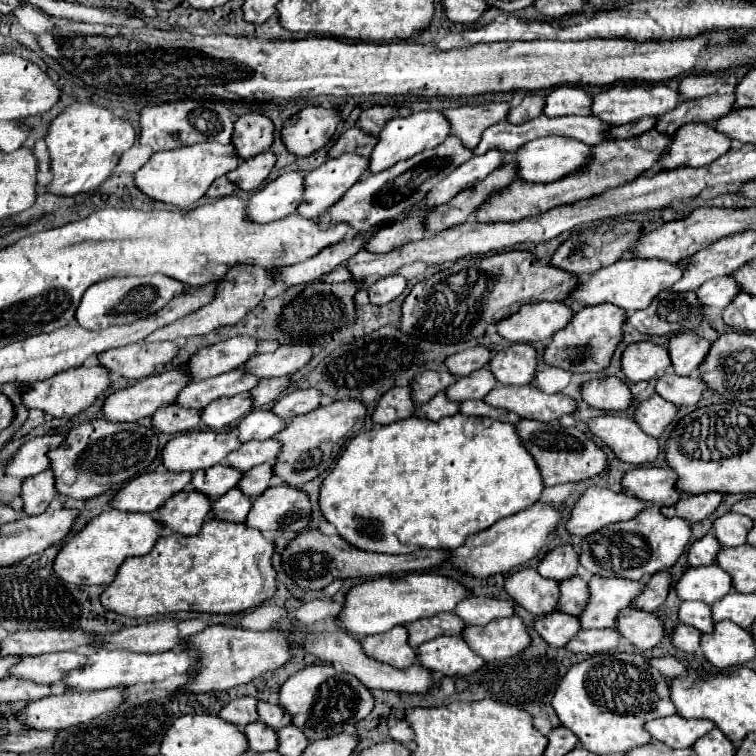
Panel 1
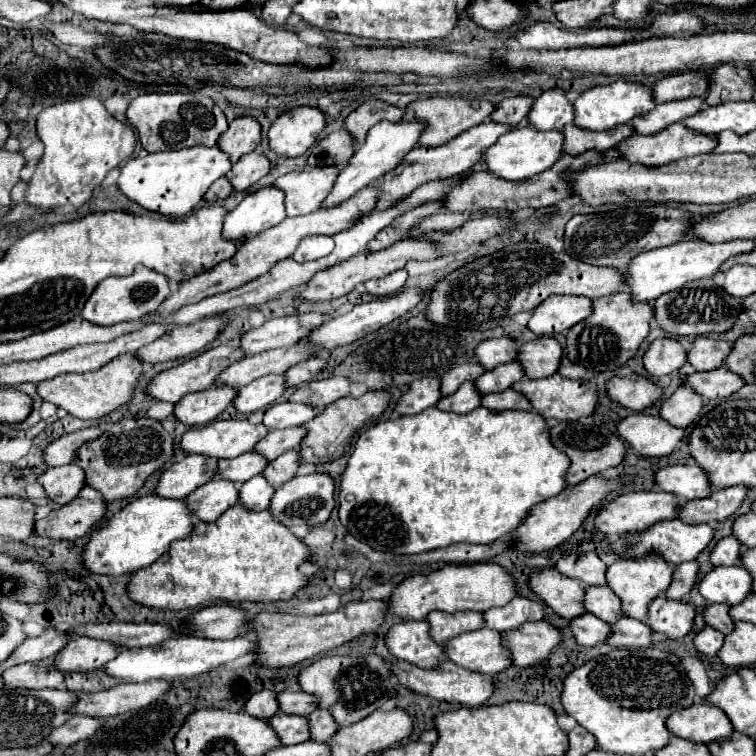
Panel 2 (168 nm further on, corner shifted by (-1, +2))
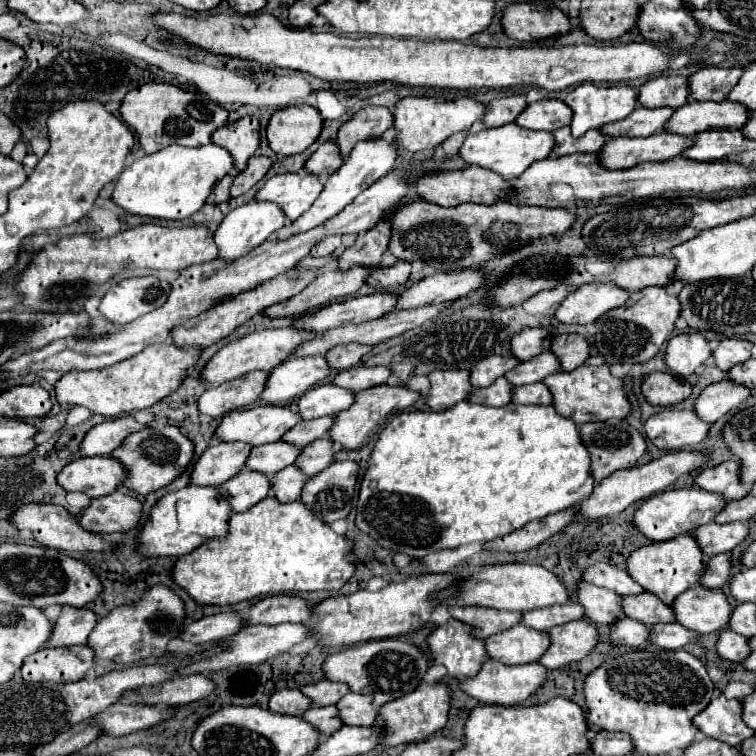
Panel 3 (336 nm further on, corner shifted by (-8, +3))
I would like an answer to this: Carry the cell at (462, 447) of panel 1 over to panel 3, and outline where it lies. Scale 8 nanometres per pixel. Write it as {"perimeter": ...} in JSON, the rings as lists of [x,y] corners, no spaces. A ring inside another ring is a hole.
{"perimeter":[[[469,401],[457,403],[455,407],[449,407],[445,411],[409,411],[409,413],[399,413],[395,415],[389,425],[383,429],[383,433],[379,435],[373,453],[371,453],[371,465],[363,477],[361,483],[361,491],[359,491],[359,501],[357,501],[357,519],[355,525],[369,533],[375,541],[379,541],[383,547],[397,551],[397,553],[407,553],[415,559],[423,559],[435,551],[443,551],[443,549],[455,549],[467,543],[475,543],[475,541],[491,541],[497,537],[505,537],[513,531],[517,531],[519,527],[527,525],[529,521],[535,519],[543,519],[551,513],[557,513],[561,509],[573,507],[581,501],[585,501],[595,487],[595,479],[591,475],[591,457],[589,451],[585,447],[585,443],[581,441],[579,435],[579,427],[575,423],[571,423],[571,419],[559,415],[555,411],[555,407],[545,407],[545,405],[517,405],[517,403],[509,403],[505,407],[487,407],[487,405],[475,405]]]}

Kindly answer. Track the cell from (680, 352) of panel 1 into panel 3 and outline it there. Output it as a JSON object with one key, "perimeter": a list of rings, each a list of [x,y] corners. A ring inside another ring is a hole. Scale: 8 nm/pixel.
{"perimeter":[[[735,337],[723,339],[719,347],[713,351],[717,367],[723,371],[729,371],[731,367],[745,363],[751,357],[751,347],[753,343],[745,339],[735,339]]]}

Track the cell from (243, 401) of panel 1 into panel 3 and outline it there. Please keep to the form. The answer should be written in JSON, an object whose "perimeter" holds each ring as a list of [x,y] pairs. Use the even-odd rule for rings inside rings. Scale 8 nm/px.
{"perimeter":[[[325,355],[287,359],[285,363],[281,363],[269,373],[267,389],[261,393],[261,399],[271,405],[295,401],[305,391],[325,381],[331,373],[333,369],[329,367]]]}

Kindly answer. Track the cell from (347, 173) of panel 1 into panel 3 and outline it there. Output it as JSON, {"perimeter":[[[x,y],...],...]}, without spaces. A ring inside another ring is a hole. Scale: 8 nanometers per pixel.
{"perimeter":[[[281,173],[265,181],[257,191],[255,199],[271,201],[279,205],[287,221],[295,221],[303,215],[311,203],[323,191],[323,183],[317,175],[311,173]]]}

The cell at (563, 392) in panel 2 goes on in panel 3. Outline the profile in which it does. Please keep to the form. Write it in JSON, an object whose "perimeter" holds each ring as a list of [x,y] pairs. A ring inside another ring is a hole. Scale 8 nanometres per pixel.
{"perimeter":[[[583,365],[569,373],[559,371],[557,375],[549,375],[543,383],[547,383],[547,387],[551,387],[551,393],[555,395],[555,409],[563,417],[573,419],[579,427],[591,421],[625,419],[631,413],[631,403],[623,389],[623,379],[613,377],[609,365],[601,365],[601,367]]]}

